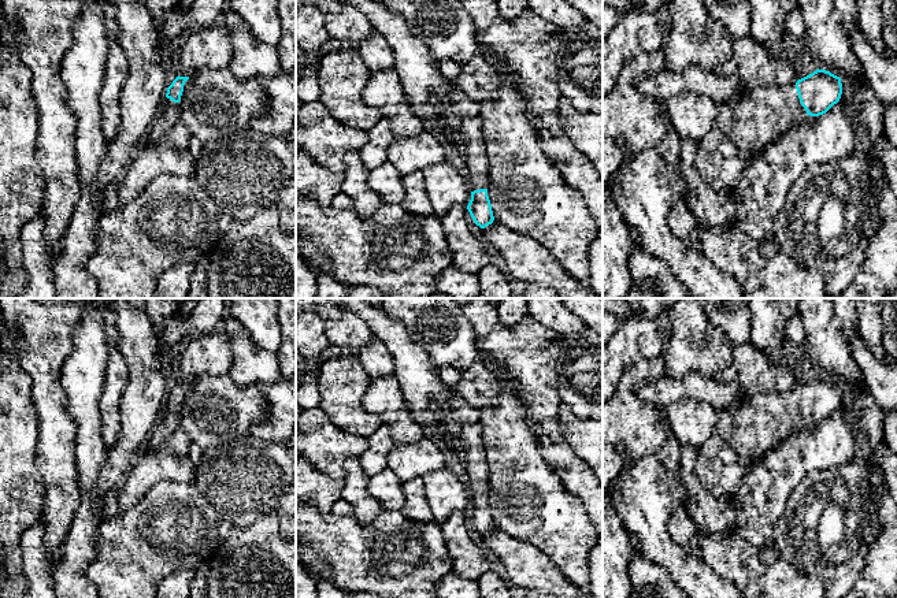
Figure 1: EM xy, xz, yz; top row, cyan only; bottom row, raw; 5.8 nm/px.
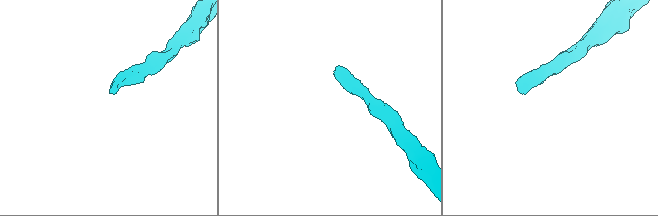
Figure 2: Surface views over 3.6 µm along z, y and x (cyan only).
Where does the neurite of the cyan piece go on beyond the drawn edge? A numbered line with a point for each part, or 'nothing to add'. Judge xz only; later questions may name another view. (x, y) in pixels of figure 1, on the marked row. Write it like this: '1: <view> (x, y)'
1: xz (463, 122)

